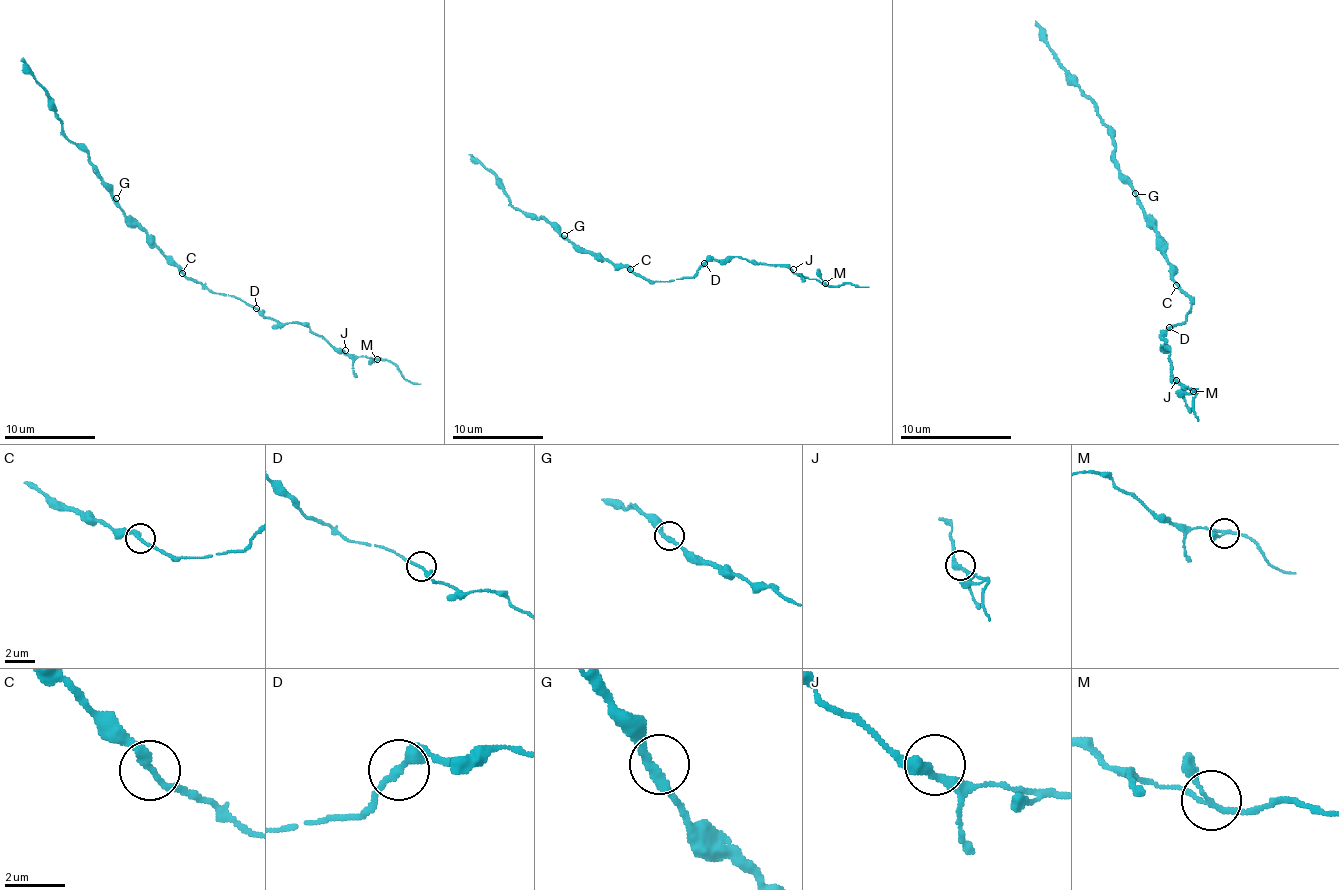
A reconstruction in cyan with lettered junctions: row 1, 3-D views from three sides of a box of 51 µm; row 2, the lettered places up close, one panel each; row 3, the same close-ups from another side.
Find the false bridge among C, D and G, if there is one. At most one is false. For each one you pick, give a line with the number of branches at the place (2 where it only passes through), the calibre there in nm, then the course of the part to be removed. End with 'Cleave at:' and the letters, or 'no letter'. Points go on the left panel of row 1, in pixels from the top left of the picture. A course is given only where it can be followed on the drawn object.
Cleave at: no letter

